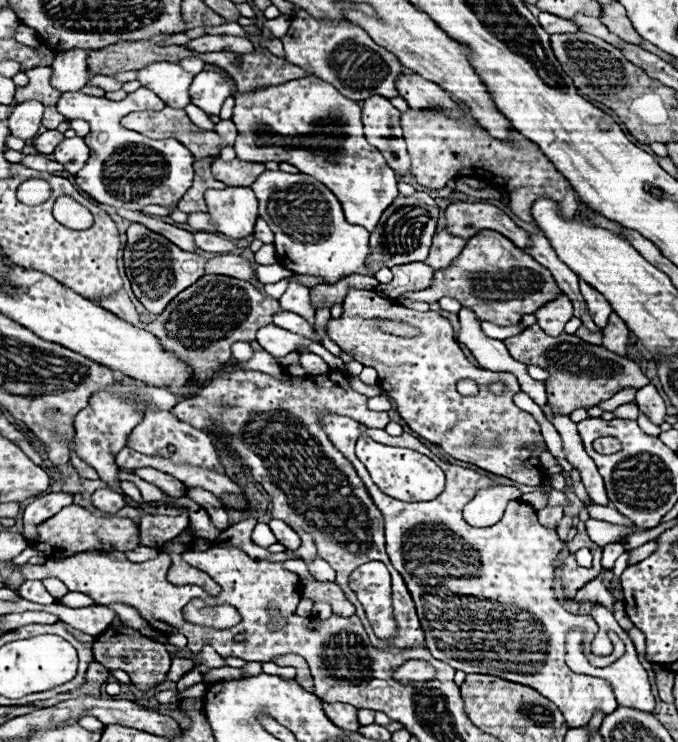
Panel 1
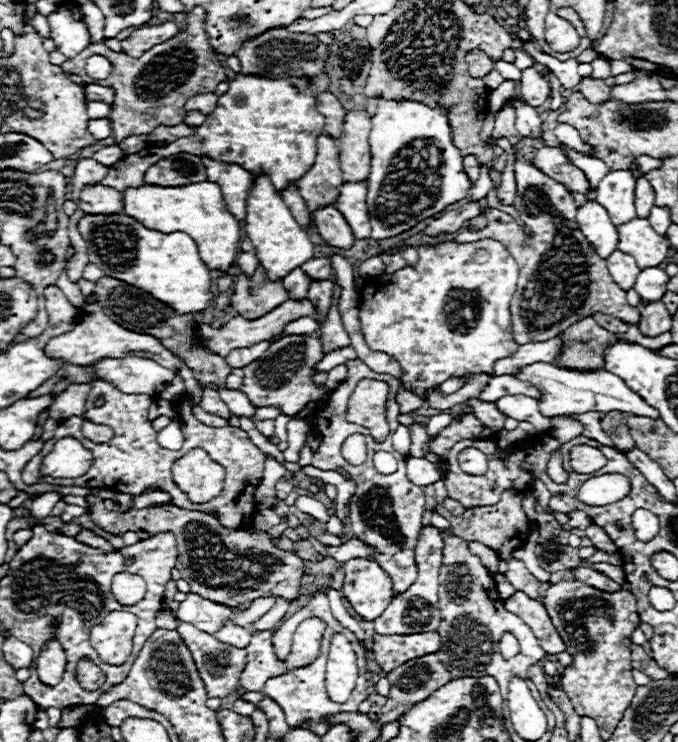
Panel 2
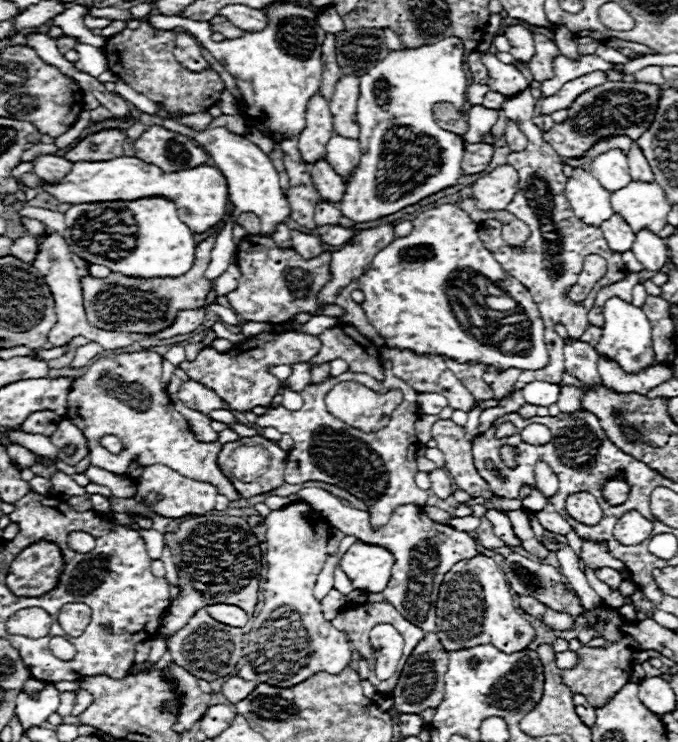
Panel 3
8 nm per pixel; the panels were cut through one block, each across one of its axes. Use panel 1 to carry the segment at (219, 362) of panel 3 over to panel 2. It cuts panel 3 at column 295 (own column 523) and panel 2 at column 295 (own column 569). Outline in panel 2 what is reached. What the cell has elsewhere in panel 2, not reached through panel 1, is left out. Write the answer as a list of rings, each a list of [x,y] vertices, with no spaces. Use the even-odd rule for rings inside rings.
[[[284,336],[280,340],[274,340],[268,346],[268,352],[264,352],[258,360],[244,366],[244,382],[242,392],[248,396],[252,406],[264,408],[264,406],[278,406],[282,414],[296,416],[308,402],[322,402],[328,398],[330,388],[326,386],[314,386],[312,382],[312,368],[316,362],[322,360],[322,342],[314,336]]]

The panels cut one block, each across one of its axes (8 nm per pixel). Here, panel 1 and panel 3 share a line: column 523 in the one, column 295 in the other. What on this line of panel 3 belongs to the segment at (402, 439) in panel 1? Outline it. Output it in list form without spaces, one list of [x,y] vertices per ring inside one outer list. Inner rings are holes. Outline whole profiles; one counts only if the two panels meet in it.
[[[308,502],[272,510],[264,518],[264,524],[268,572],[264,582],[264,606],[254,620],[256,628],[250,632],[250,640],[256,640],[256,644],[248,648],[248,664],[260,682],[280,688],[300,684],[316,672],[342,672],[352,660],[350,642],[344,632],[336,630],[324,618],[320,602],[312,594],[316,578],[328,558],[326,544],[332,526]]]

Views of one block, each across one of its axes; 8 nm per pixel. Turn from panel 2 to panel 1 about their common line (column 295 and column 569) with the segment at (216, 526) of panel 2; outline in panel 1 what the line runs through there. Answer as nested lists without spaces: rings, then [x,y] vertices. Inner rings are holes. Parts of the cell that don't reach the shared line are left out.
[[[574,554],[562,560],[562,588],[564,588],[564,598],[570,600],[574,594],[596,576],[596,568],[582,568],[576,564]]]

